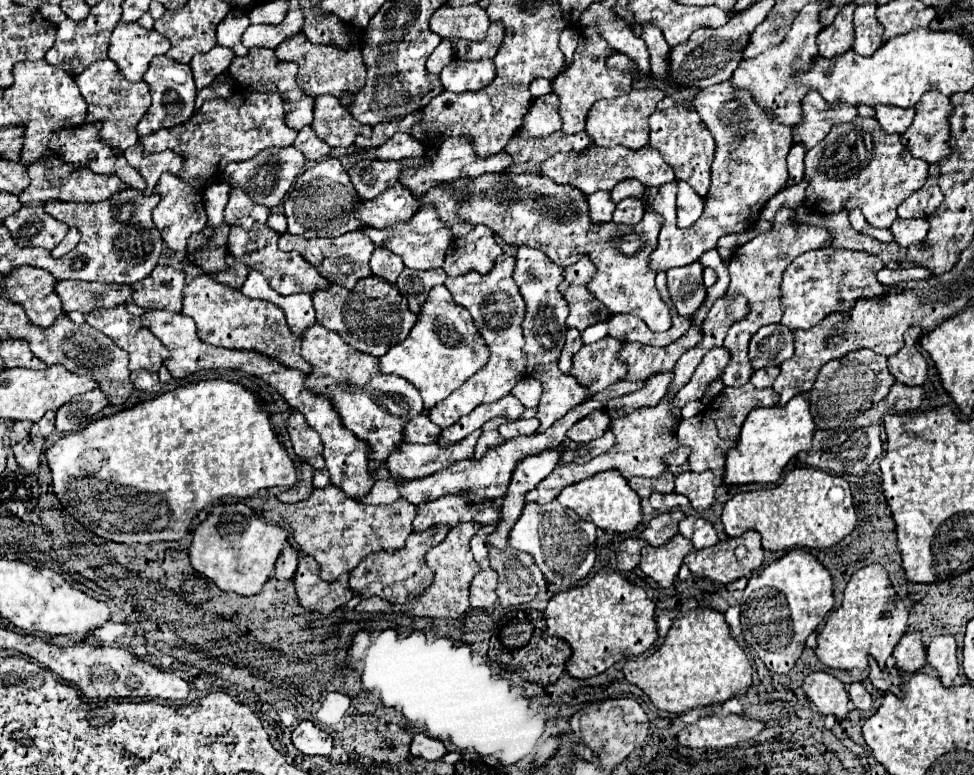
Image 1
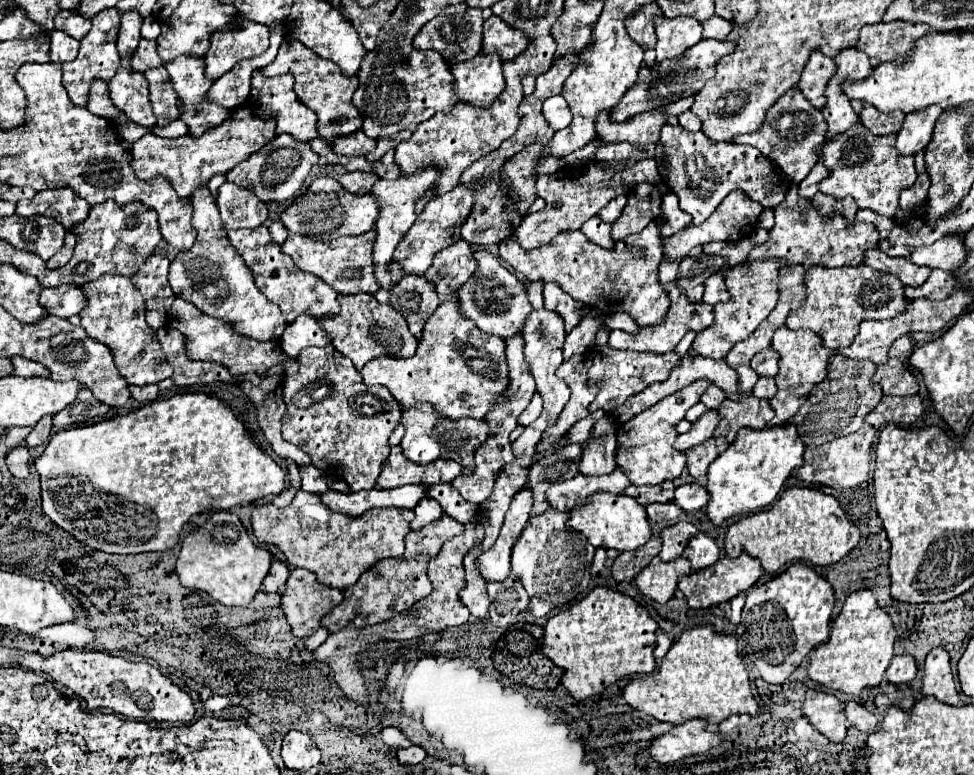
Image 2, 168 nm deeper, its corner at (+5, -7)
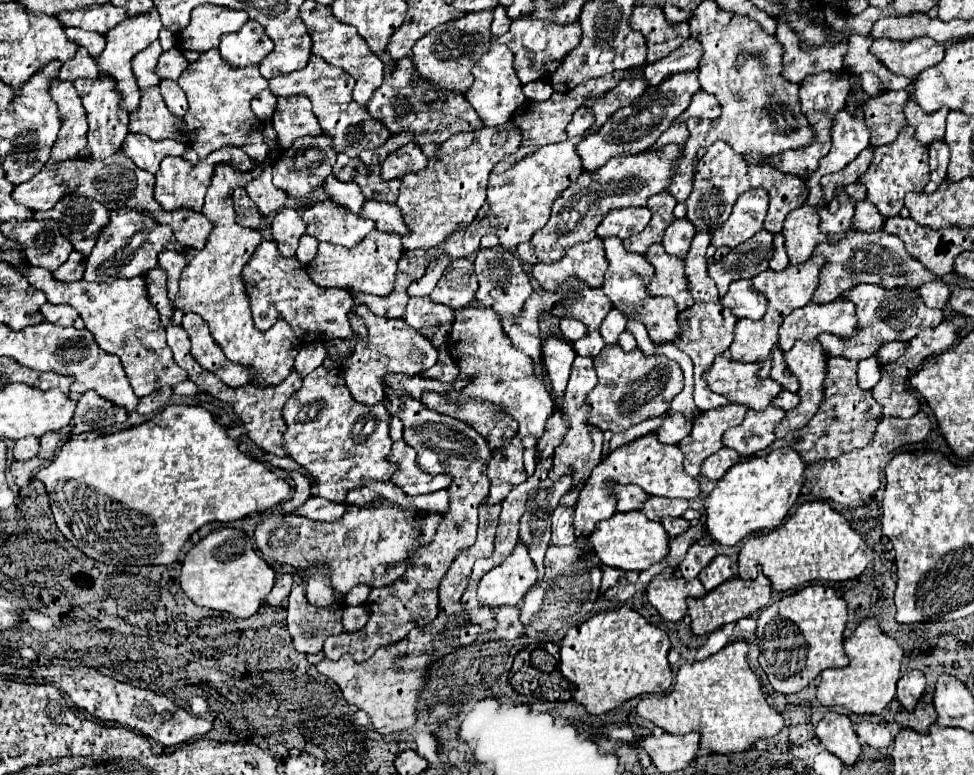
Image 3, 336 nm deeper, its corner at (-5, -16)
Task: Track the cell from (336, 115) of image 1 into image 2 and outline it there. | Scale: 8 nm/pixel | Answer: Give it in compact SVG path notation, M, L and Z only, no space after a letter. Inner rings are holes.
M355 131L355 135L347 135L343 139L335 139L335 143L331 143L335 153L341 155L367 155L369 151L375 149L375 141L367 135L363 135L363 131Z

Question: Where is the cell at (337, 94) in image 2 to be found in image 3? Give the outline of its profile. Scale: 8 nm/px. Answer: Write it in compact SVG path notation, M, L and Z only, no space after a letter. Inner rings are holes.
M313 56L309 60L307 68L303 68L303 70L291 72L289 76L277 76L277 78L269 80L269 90L275 96L289 98L295 94L305 94L313 104L313 112L315 112L323 132L333 138L335 150L343 152L351 158L359 156L361 150L379 148L389 138L389 130L385 126L381 126L379 120L369 116L369 112L365 108L355 104L355 100L351 98L353 86L355 86L355 80L351 74L347 74L343 68L327 64L325 60L321 60L317 56Z

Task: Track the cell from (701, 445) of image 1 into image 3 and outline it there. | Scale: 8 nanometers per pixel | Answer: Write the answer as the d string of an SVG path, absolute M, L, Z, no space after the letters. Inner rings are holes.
M721 448L713 456L709 456L709 460L705 460L705 464L701 466L701 476L709 480L721 480L723 474L739 460L741 456L737 452L733 452L731 448Z

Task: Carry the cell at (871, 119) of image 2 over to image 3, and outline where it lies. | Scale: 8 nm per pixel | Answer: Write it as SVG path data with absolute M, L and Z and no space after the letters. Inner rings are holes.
M885 90L877 96L869 96L865 92L853 94L847 98L847 112L853 114L855 108L861 108L863 120L871 130L871 146L891 144L899 130L907 124L903 106L909 94L905 90Z

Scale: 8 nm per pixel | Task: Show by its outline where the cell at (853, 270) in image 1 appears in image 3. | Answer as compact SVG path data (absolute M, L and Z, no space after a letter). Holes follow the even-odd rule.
M857 284L843 296L849 298L857 306L859 326L857 326L857 334L849 340L843 340L833 334L823 334L819 338L819 342L825 346L829 356L845 356L845 358L853 358L853 360L865 360L865 358L871 358L873 352L877 352L877 348L881 348L881 344L885 344L889 340L909 342L911 338L917 336L917 332L921 332L925 328L935 328L945 320L945 312L927 308L917 290L905 290L905 288L885 290L875 284Z

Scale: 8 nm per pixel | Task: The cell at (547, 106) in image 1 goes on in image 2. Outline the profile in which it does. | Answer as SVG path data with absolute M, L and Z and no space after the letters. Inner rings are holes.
M561 95L549 97L543 103L543 117L545 117L547 125L551 125L555 131L565 129L571 123L571 111L567 107L567 101Z

